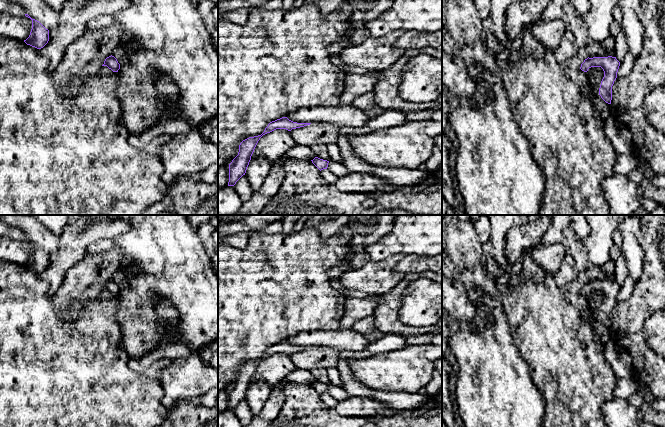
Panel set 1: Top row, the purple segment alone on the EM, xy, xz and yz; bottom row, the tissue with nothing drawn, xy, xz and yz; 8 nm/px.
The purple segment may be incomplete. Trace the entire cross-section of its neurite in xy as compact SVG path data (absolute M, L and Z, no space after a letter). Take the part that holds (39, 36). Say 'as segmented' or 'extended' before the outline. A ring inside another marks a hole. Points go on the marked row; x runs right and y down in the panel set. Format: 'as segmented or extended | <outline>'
extended | M0 0L0 12L9 13L14 16L26 16L32 20L32 29L29 37L24 40L27 45L37 49L43 48L49 41L49 30L39 21L32 19L25 10L18 4L8 0Z

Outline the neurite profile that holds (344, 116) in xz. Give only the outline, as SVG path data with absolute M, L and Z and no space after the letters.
M352 104L346 106L317 106L301 108L286 116L297 123L336 124L340 127L360 127L367 124L371 118L366 112Z

